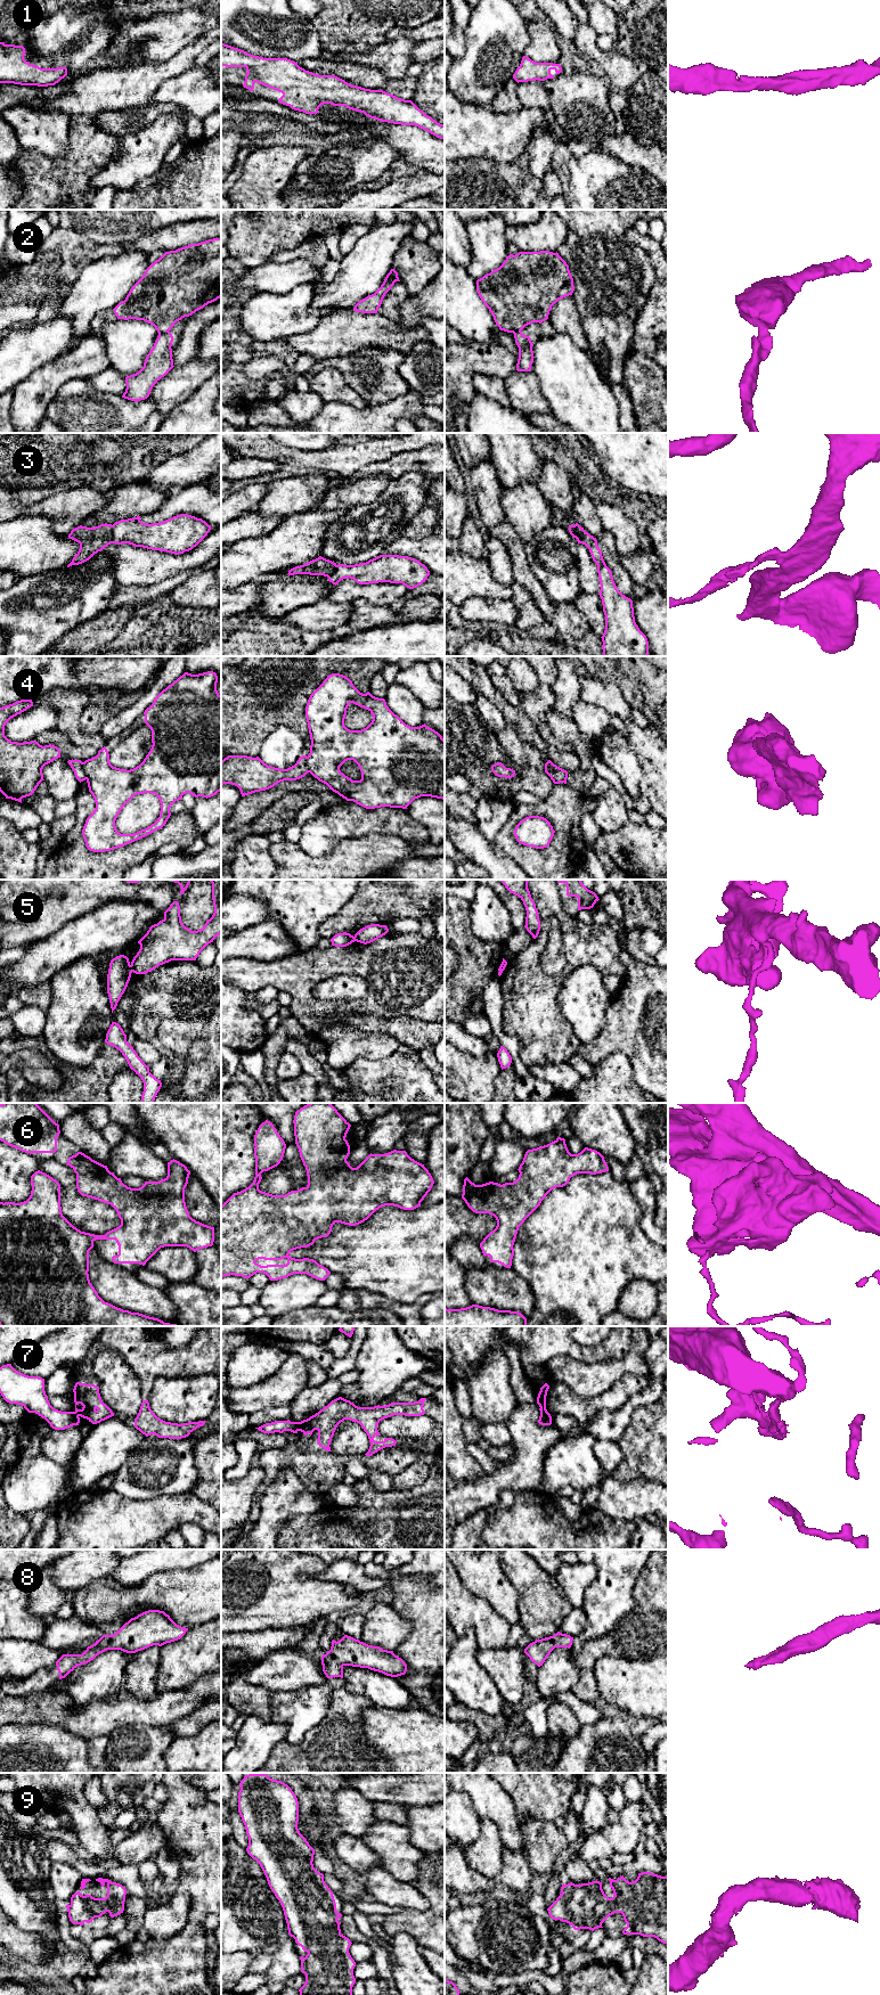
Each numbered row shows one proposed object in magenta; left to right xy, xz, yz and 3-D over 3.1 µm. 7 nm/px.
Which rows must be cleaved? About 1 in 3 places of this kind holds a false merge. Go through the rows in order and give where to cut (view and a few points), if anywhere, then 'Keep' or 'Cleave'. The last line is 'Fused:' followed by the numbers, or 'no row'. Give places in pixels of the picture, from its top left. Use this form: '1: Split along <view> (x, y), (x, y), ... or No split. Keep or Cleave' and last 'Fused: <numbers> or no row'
1: No split. Keep
2: Split along xy (168, 330), (159, 334). Cleave
3: Split along xy (111, 525), (113, 542). Cleave
4: Split along xy (82, 762), (87, 778). Cleave
5: Split along xy (130, 965), (132, 971). Cleave
6: No split. Keep
7: Split along xz (300, 1422), (298, 1430). Cleave
8: No split. Keep
9: No split. Keep
Fused: 2, 3, 4, 5, 7

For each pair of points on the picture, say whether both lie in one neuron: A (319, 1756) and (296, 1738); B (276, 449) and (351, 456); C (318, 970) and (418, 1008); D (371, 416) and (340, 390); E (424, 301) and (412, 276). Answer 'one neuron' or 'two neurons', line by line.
A: two neurons
B: one neuron
C: one neuron
D: two neurons
E: two neurons

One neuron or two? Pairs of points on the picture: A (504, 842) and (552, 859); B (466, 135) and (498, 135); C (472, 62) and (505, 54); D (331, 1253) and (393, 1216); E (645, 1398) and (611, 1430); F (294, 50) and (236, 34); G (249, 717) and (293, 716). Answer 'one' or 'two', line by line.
A: one
B: one
C: one
D: one
E: one
F: one
G: one

